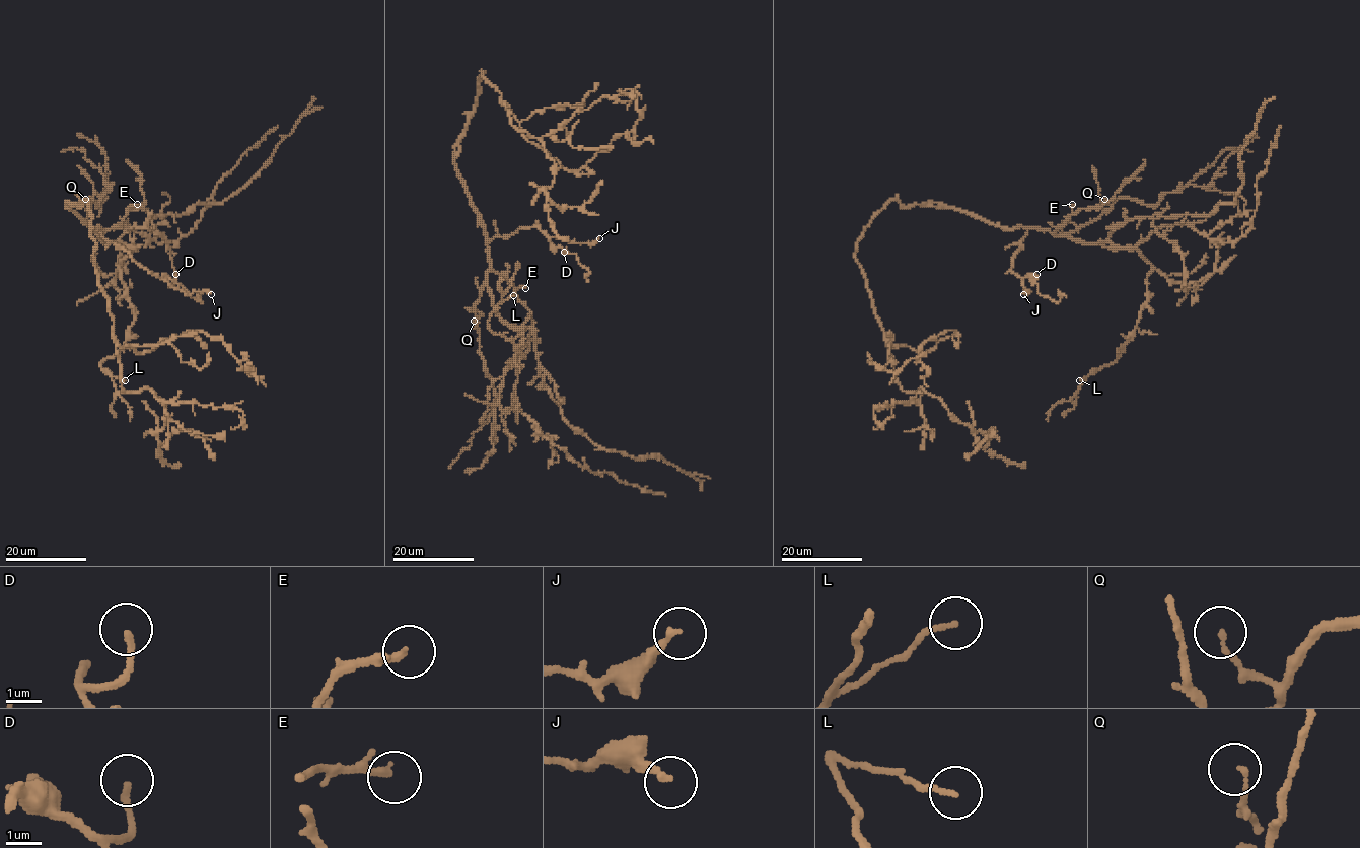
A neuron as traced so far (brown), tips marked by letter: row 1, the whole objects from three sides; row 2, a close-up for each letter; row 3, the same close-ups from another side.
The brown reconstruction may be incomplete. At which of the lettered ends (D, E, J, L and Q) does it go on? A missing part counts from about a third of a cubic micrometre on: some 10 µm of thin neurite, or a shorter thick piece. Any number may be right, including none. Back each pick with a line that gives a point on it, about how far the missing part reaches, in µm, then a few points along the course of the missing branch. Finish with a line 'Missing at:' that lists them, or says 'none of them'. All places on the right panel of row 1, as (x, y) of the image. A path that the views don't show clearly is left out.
D: at (1036, 274); about 10 µm are missing; missing branch runs (1036, 274), (1034, 269), (1039, 257), (1051, 249), (1051, 252)
E: at (1072, 204); about 25 µm are missing; missing branch runs (1072, 204), (1072, 198), (1090, 180), (1092, 164), (1099, 154), (1124, 148)
Missing at: D, E

